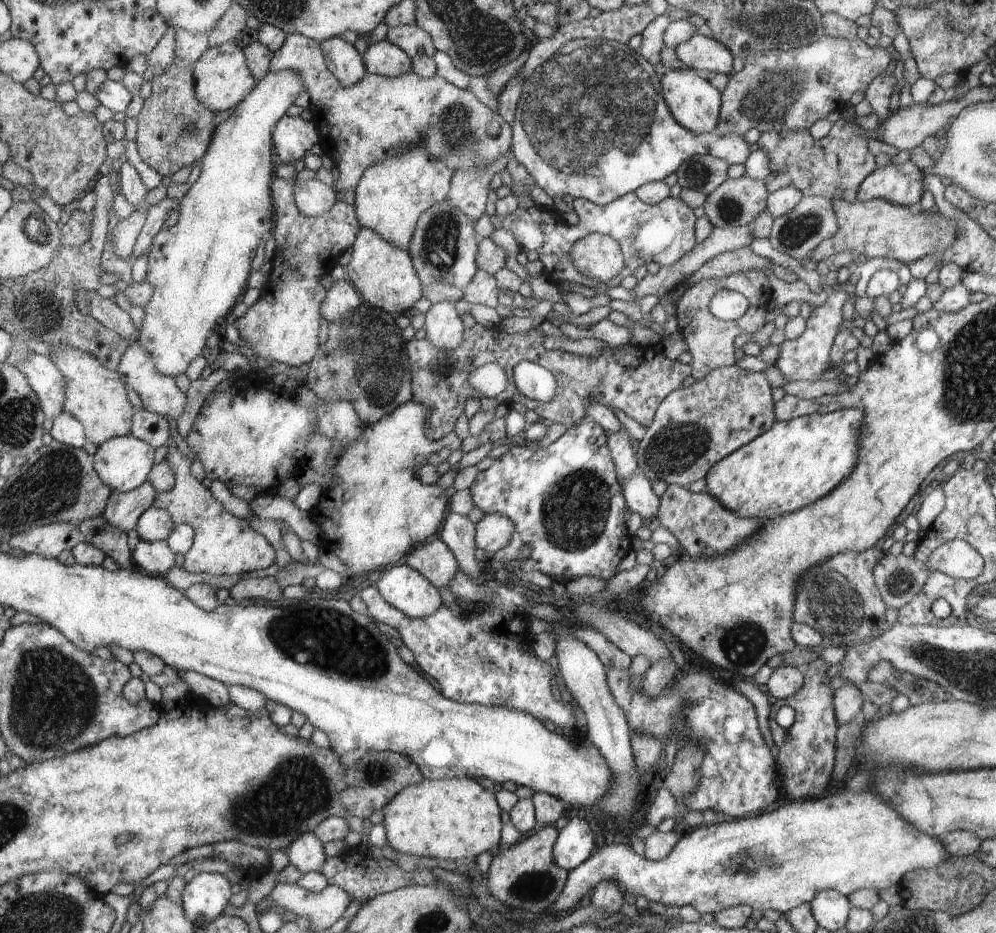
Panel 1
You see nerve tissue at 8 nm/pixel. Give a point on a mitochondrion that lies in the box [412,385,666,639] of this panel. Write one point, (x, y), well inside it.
(576, 509)

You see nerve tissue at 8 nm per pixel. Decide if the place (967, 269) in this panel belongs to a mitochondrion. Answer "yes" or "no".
no

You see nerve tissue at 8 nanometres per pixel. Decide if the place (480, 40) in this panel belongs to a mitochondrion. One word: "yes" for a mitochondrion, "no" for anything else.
yes

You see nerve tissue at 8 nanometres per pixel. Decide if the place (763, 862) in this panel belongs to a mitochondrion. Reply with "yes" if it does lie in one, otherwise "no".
yes

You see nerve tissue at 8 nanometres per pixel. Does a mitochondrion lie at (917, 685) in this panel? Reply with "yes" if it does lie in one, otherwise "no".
yes

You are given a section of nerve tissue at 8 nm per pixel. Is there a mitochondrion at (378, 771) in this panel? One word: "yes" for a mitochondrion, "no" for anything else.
yes

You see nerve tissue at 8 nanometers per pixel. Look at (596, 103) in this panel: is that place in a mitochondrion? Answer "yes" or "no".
yes

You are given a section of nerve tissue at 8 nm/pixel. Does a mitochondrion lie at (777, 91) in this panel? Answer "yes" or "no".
yes

